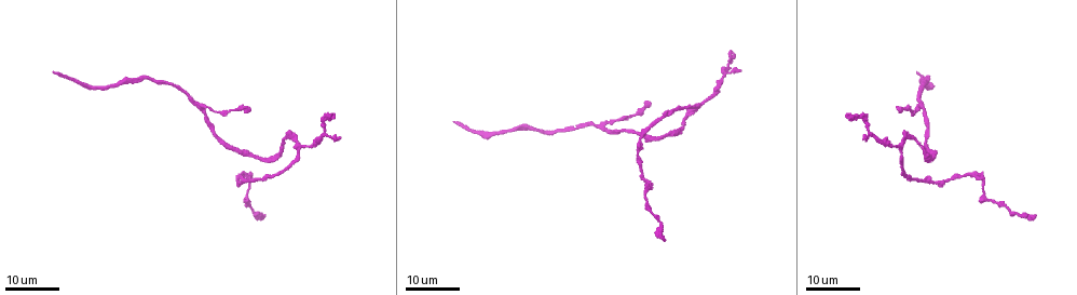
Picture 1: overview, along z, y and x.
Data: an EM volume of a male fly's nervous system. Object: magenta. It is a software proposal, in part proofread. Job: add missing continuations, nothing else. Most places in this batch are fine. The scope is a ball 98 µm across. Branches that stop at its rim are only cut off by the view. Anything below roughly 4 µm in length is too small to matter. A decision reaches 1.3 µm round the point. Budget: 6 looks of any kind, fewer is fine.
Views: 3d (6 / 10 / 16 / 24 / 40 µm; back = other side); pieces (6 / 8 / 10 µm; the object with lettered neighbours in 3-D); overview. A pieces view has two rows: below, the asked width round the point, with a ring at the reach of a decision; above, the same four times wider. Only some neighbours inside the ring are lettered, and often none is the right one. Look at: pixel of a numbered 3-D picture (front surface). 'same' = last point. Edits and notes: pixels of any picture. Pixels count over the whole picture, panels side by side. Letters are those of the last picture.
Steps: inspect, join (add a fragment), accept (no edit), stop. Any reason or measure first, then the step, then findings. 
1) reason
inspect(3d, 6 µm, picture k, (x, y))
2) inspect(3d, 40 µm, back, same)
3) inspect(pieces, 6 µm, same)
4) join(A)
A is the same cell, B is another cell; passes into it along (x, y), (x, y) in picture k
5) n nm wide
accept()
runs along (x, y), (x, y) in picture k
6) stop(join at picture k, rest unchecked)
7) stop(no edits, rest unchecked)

thin end
inspect(3d, 16 µm, picture 1, (56, 72))

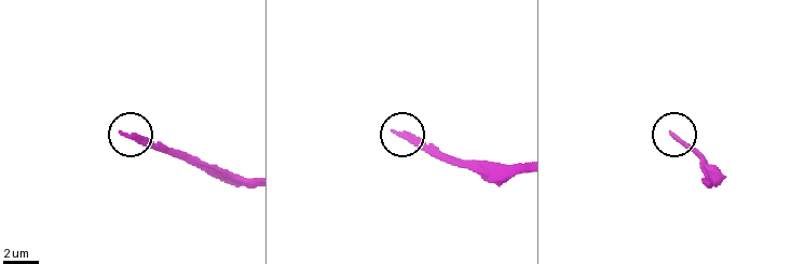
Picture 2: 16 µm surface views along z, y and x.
inspect(pieces, 6 µm, picture 2, (122, 132))

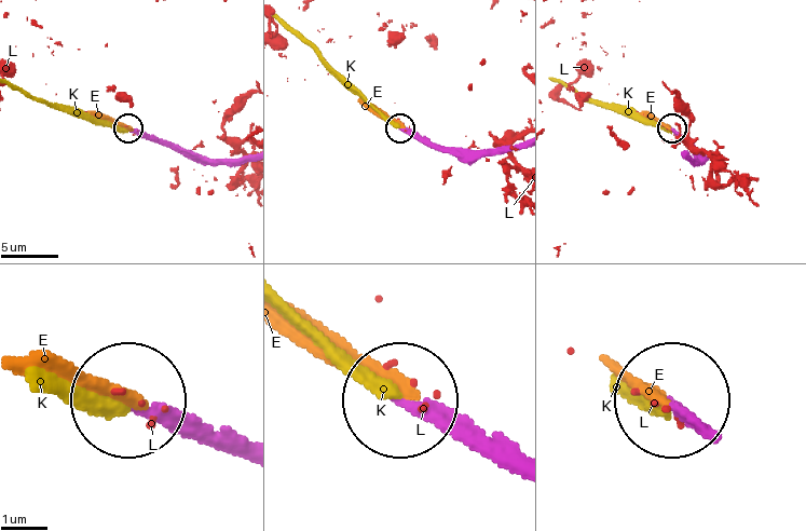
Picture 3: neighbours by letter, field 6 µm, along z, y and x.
join(E)
E is the same cell, K and L are other cells; passes into it along (432, 146), (383, 120), (358, 100) in picture 3; the neuron continues

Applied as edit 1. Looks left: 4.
inspect(overview)

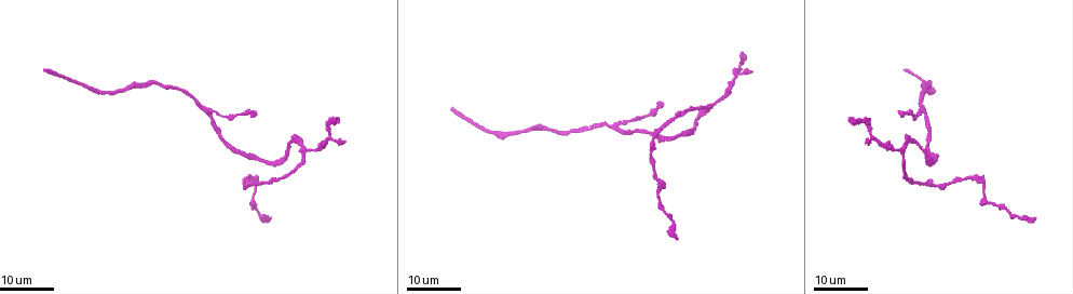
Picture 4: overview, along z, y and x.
branch stops here
inspect(3d, 16 µm, picture 4, (664, 105))

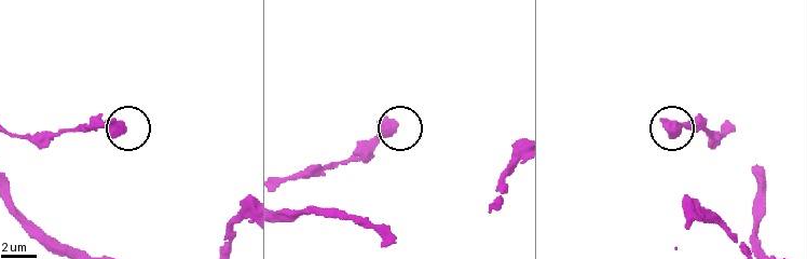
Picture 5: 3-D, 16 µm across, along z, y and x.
inspect(pieces, 6 µm, picture 5, (394, 123))

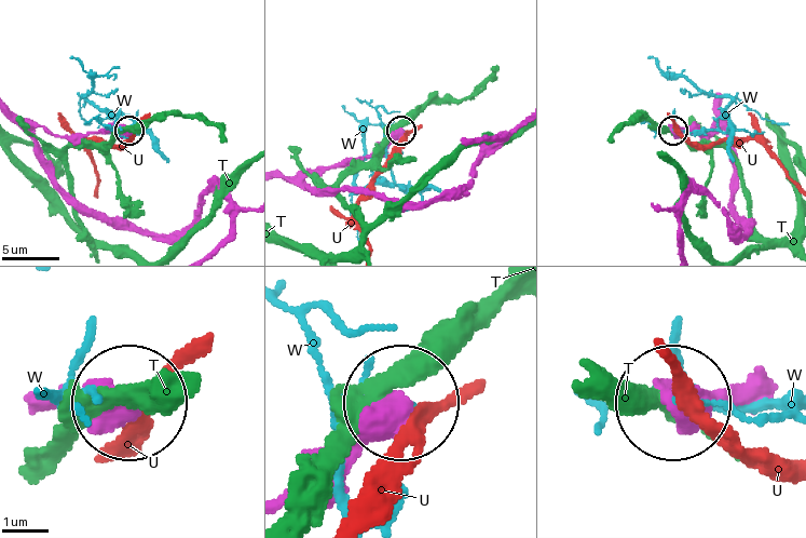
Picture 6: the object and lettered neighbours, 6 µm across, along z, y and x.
accept()
T, U and W are other cells; runs along (68, 197), (32, 128), (63, 137), (128, 131) in picture 6; no lettered fragment goes on from it

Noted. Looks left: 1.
stop(join at picture 3, rest unchecked)

